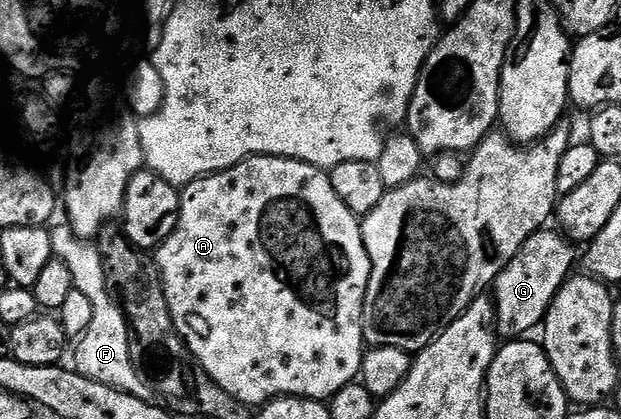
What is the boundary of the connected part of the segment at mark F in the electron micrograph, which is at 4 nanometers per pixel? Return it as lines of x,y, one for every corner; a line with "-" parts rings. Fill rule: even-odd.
67,225
53,226
51,232
53,256
62,261
66,269
70,269
74,290
85,295
90,305
94,305
94,318
90,320
90,329
86,329
86,333
80,336
75,344
77,347
74,370
82,377
90,377
102,385
116,387
120,391
136,395
139,399
148,399
150,388
130,361
128,323
106,289
99,246
91,239
78,237
78,233
74,233
72,227

